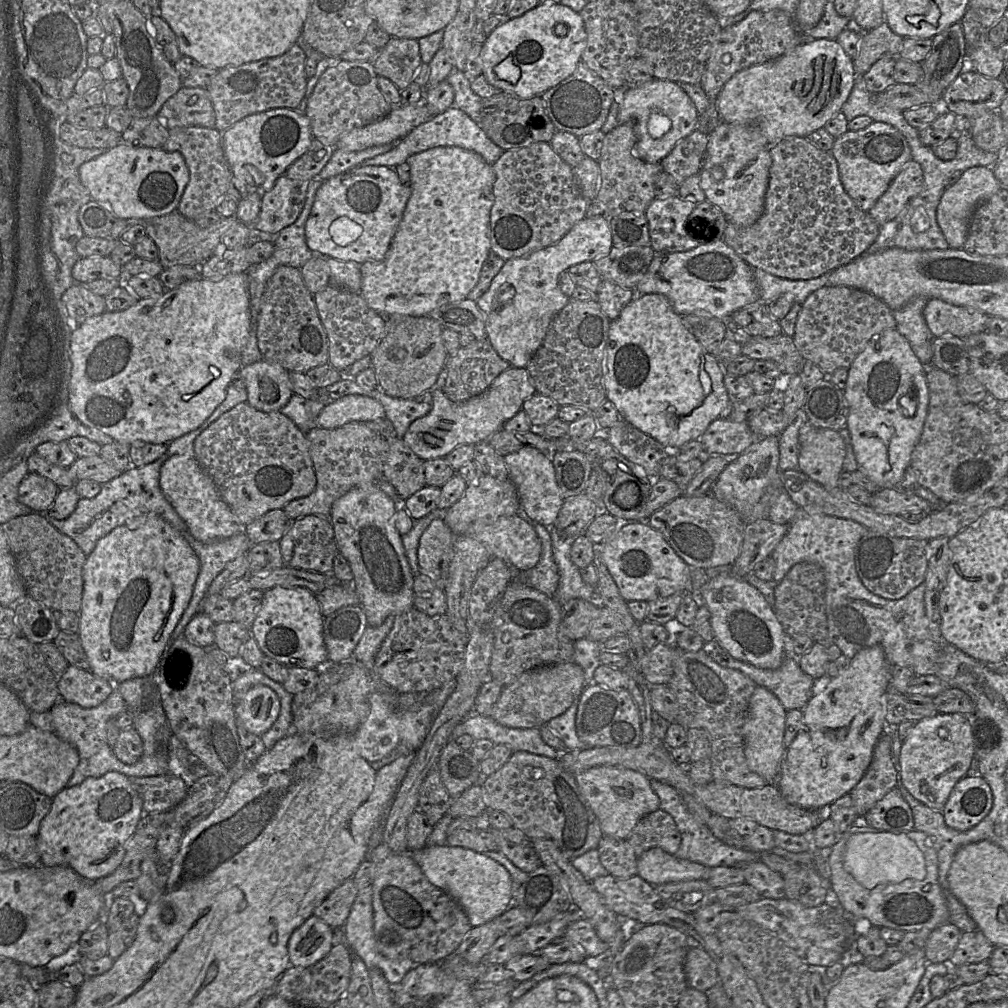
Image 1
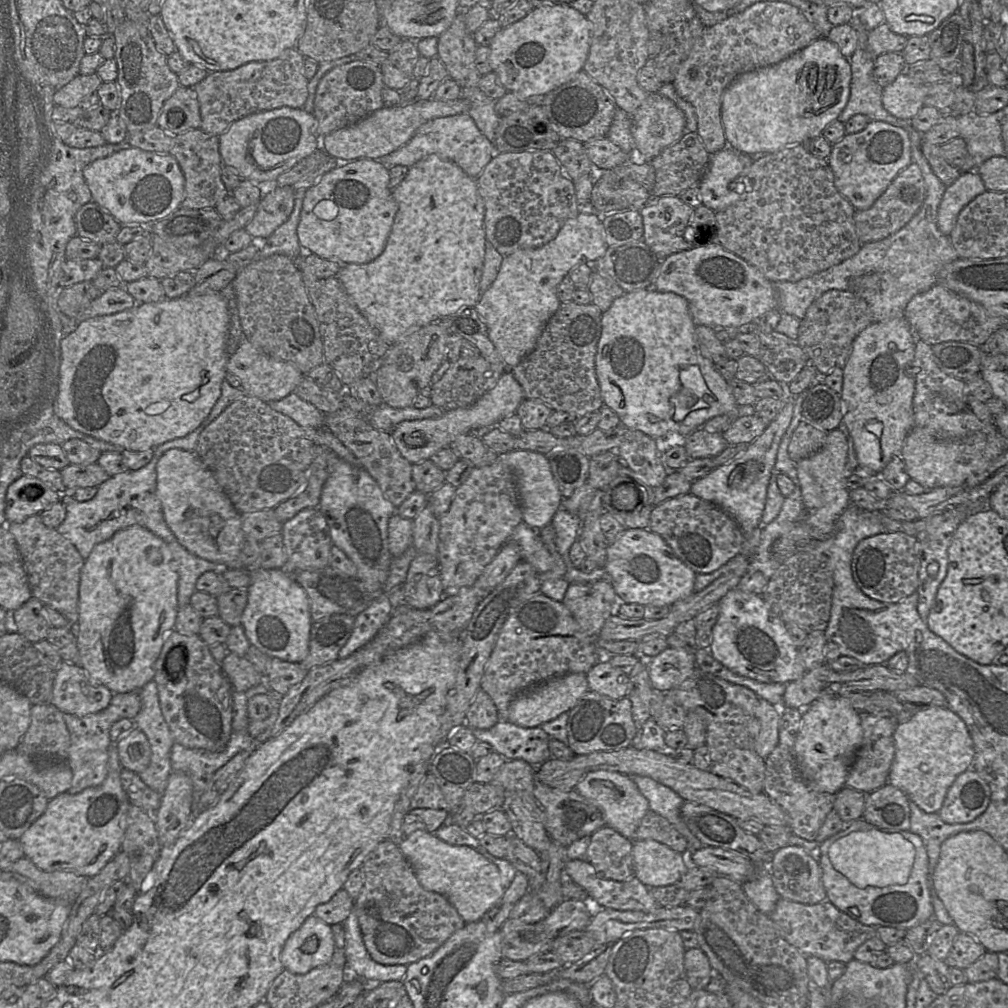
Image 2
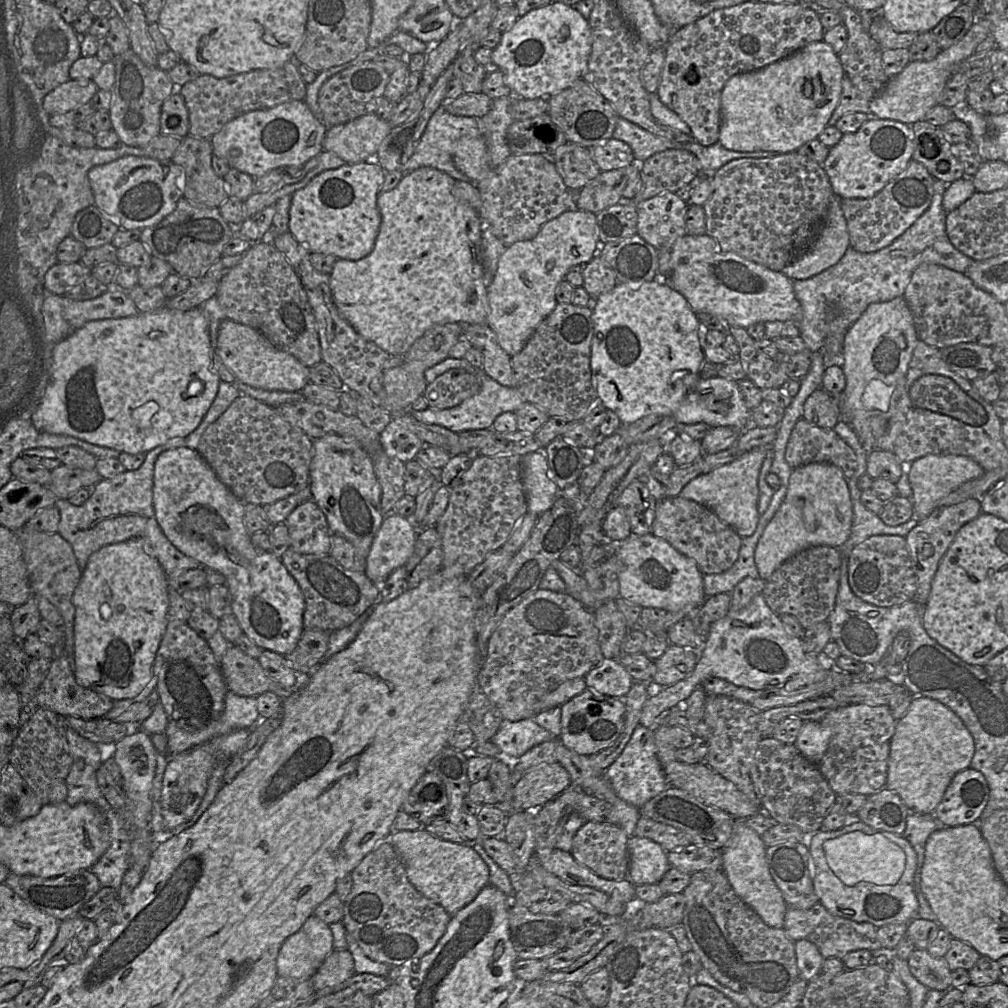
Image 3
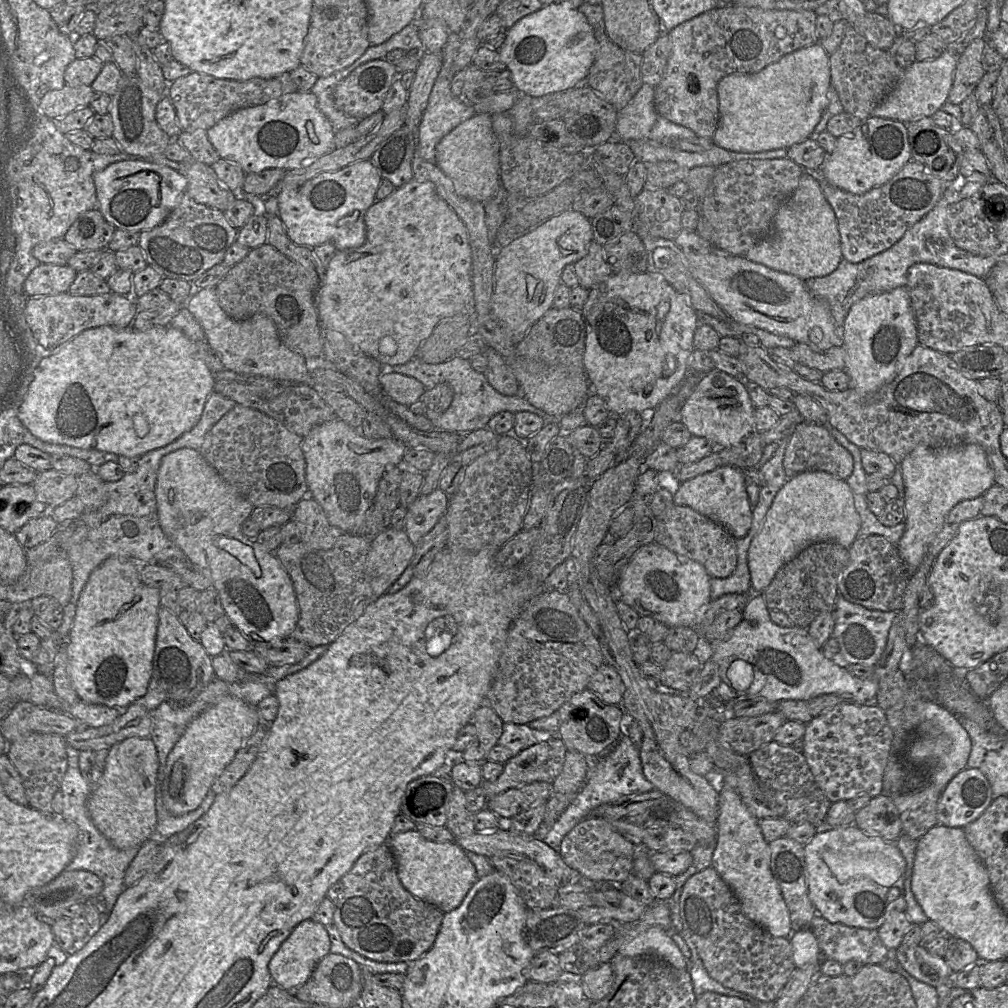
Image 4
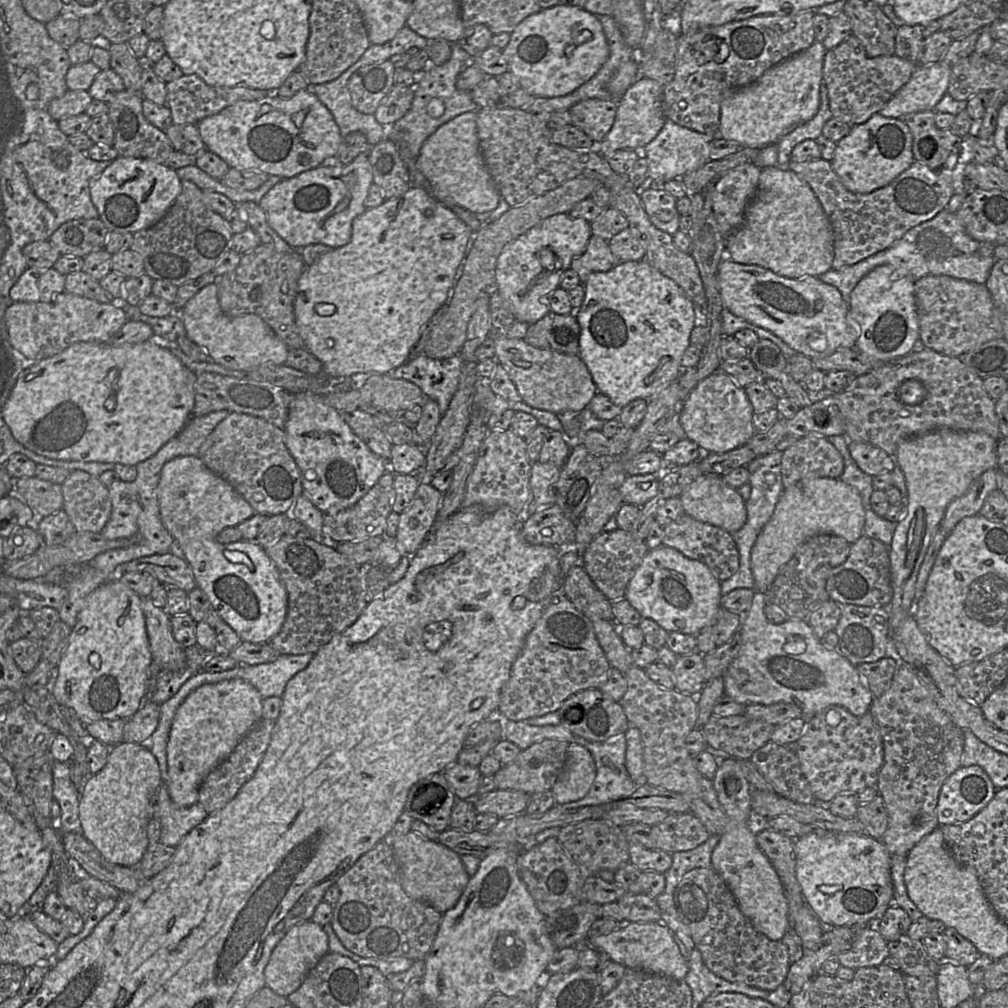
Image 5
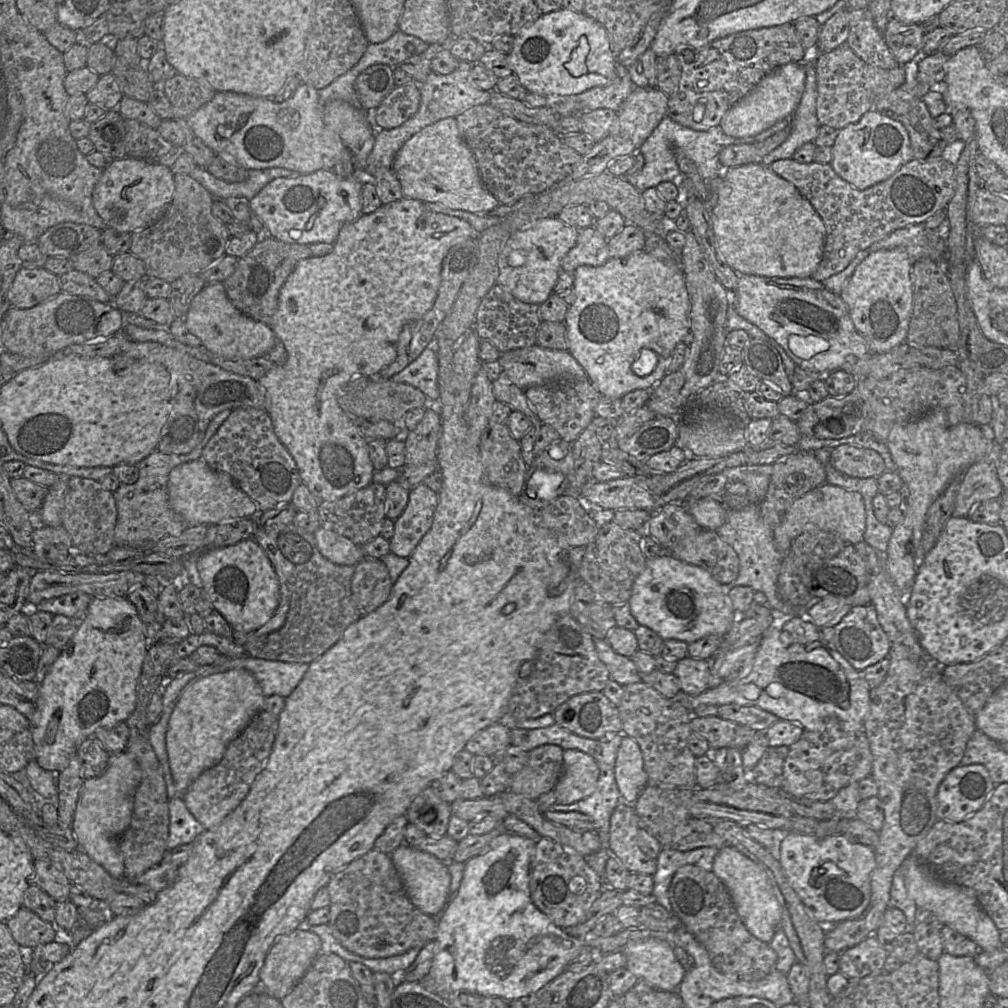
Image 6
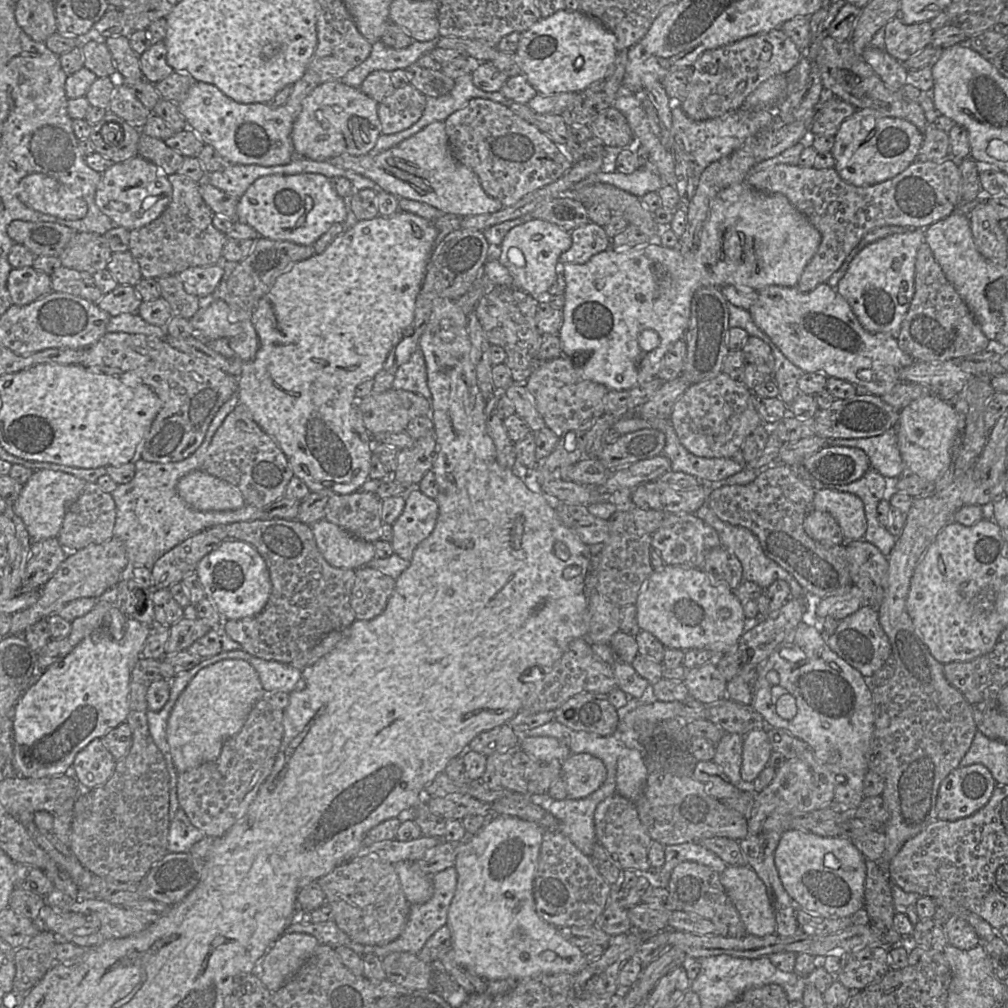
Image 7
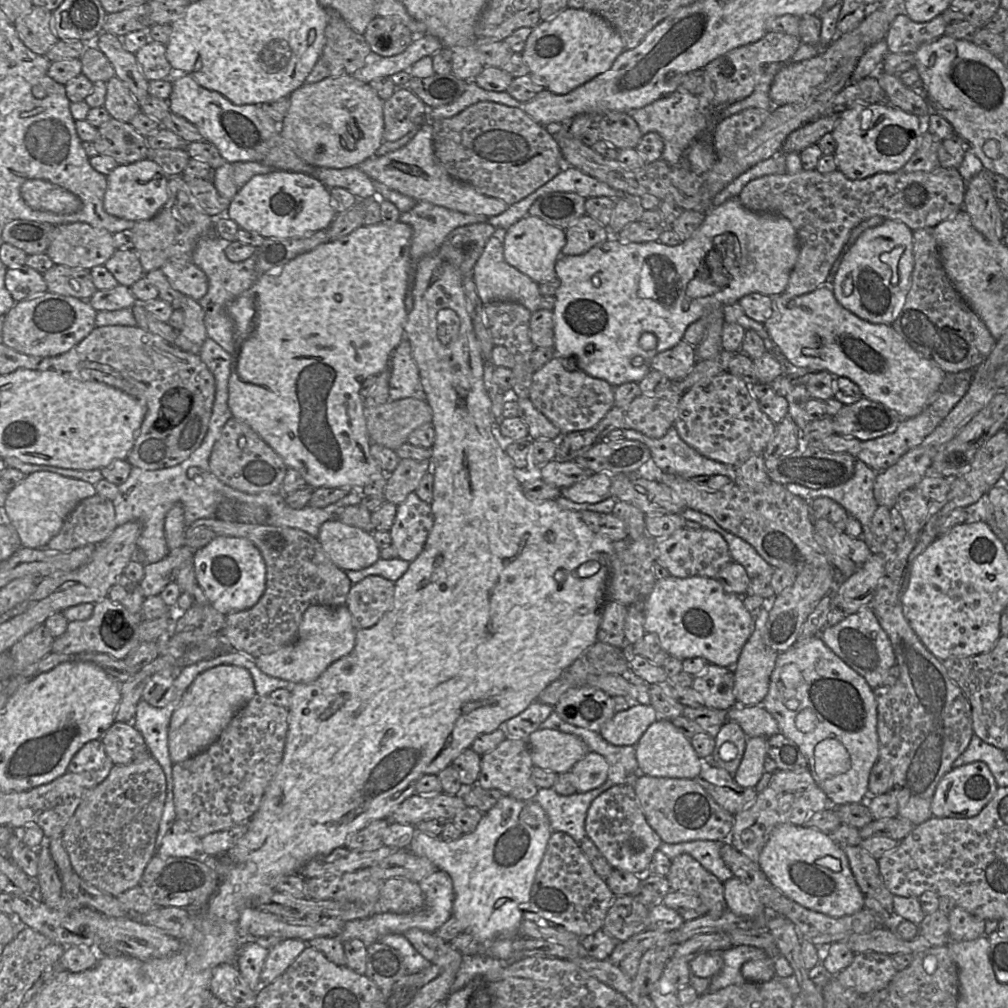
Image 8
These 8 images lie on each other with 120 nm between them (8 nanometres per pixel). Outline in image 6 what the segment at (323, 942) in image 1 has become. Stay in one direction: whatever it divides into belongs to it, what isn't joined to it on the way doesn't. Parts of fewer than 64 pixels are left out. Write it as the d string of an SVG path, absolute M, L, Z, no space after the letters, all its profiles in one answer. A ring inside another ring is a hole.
M297 928L280 936L269 949L259 972L260 989L281 1000L303 977L321 953L321 939L310 930Z

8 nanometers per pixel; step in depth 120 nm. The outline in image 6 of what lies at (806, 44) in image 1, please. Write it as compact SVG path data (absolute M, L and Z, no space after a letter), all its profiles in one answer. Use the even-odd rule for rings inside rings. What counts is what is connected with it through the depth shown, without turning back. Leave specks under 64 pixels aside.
M790 62L778 67L764 76L747 95L725 113L720 127L731 137L746 138L759 134L782 119L791 119L801 101L805 79L803 62Z

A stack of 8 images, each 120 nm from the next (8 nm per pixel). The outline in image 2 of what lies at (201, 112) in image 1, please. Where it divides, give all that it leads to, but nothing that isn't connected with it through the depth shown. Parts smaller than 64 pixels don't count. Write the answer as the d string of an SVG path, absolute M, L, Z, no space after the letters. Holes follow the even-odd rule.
M180 86L170 98L168 98L160 112L157 125L172 136L178 136L194 129L200 129L200 106L195 90L191 87ZM174 108L179 108L186 115L186 120L178 128L168 123L167 115Z

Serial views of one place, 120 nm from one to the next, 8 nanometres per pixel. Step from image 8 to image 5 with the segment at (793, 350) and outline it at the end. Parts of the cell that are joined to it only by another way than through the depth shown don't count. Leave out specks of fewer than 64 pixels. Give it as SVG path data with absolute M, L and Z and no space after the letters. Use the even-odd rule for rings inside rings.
M725 256L718 265L718 283L725 308L735 316L766 329L783 340L792 350L810 359L831 355L838 348L854 348L858 327L851 322L849 307L840 291L818 277L788 278L758 265L740 264Z

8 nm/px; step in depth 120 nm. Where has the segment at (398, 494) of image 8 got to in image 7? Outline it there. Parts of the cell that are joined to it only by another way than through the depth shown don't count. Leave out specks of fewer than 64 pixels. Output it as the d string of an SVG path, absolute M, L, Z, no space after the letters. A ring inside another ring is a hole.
M434 433L414 441L414 445L398 454L396 470L392 480L402 484L418 485L426 472L432 470L436 457L437 443Z

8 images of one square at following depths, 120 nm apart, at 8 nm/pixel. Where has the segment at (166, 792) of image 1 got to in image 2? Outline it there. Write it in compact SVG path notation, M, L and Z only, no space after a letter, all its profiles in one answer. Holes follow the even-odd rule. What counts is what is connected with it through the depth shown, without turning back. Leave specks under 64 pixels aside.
M122 769L120 773L121 785L131 804L152 816L160 807L162 794L150 789L138 774Z

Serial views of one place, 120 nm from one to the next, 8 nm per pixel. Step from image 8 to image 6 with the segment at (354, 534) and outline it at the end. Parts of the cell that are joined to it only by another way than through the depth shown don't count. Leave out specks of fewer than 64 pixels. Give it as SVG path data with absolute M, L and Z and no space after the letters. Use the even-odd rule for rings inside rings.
M320 526L314 537L320 553L334 564L356 566L365 558L362 546L335 531Z

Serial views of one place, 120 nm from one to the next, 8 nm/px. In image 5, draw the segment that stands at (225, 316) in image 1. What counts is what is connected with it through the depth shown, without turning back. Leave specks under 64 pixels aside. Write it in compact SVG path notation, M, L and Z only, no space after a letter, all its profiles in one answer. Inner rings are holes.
M153 340L119 347L77 342L22 371L2 415L14 438L36 454L51 459L137 465L175 437L192 417L197 374L169 349Z

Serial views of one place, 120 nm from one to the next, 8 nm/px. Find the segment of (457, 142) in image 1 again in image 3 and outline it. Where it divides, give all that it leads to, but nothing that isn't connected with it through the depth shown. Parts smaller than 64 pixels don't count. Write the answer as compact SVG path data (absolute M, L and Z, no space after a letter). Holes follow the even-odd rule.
M441 104L430 117L413 155L403 167L403 172L412 172L420 167L431 167L445 172L455 180L470 181L456 168L452 159L453 144L463 136L481 136L478 120L474 117L452 115Z

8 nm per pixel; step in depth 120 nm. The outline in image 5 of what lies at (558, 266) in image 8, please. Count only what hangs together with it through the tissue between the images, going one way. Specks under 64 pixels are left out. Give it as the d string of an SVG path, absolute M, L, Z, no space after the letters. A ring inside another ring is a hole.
M781 166L761 168L757 190L748 203L742 226L728 236L726 256L740 264L758 265L788 277L818 277L830 269L834 259L834 236L831 223L810 185L798 174ZM646 260L615 264L607 272L593 272L583 284L584 300L574 314L580 326L578 355L586 364L598 392L619 407L635 399L650 400L661 389L677 380L681 360L690 346L690 335L700 321L700 313L684 290Z

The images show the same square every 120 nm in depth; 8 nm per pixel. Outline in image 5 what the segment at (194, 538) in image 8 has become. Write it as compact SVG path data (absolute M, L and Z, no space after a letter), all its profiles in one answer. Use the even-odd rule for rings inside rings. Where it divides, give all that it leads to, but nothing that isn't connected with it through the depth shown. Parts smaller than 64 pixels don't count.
M285 534L265 551L275 563L288 594L288 610L284 624L280 632L269 640L269 644L280 655L317 653L335 635L341 634L354 624L369 604L360 585L360 566L338 552L333 543Z

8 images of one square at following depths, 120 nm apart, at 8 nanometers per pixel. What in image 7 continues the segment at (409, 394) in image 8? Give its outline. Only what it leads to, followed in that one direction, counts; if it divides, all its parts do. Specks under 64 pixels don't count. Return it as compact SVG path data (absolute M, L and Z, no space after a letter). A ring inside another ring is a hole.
M420 348L412 353L407 362L398 367L392 388L419 394L430 402L431 392L427 385L426 364Z

